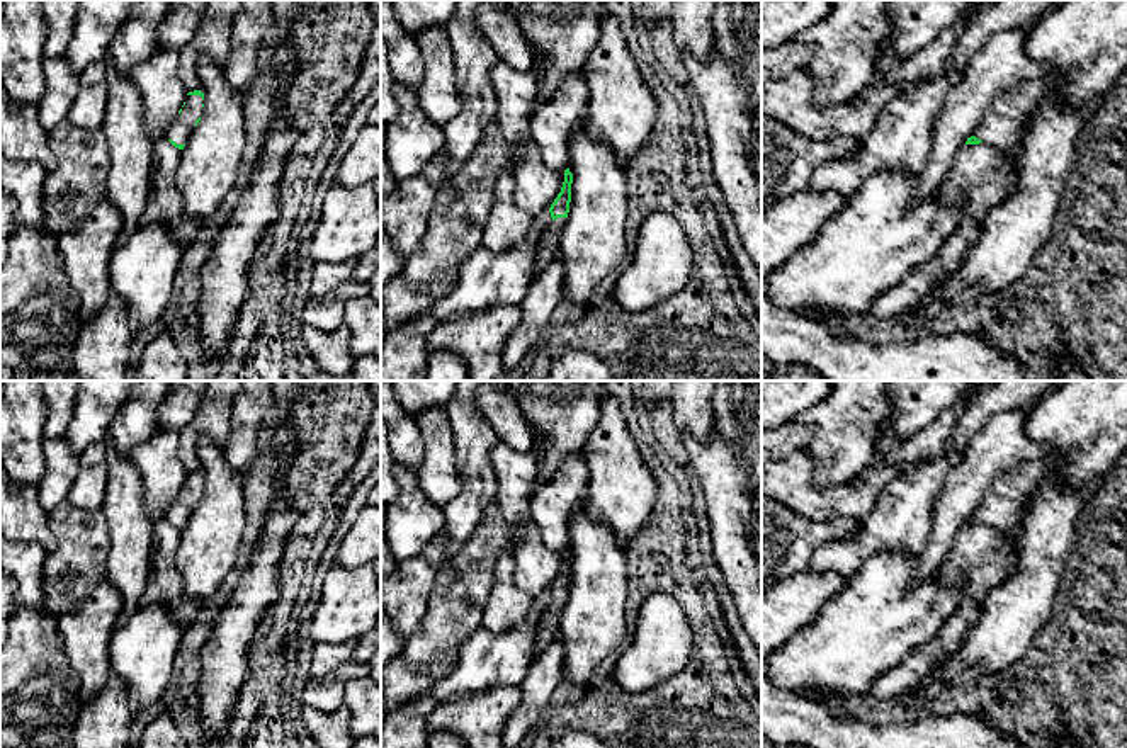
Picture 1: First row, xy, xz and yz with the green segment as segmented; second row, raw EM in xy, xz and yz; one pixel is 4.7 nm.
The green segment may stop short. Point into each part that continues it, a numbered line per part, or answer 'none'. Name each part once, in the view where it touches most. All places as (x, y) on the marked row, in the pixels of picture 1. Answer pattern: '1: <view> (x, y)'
1: xy (181, 128)

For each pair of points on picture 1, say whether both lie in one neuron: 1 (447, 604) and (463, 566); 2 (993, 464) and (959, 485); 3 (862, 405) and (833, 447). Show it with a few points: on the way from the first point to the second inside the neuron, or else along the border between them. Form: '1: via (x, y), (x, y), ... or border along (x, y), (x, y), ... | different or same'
1: via (456, 595), (461, 590), (463, 575) | same
2: via (985, 464), (968, 481) | same
3: via (852, 415), (845, 425), (843, 437) | same

